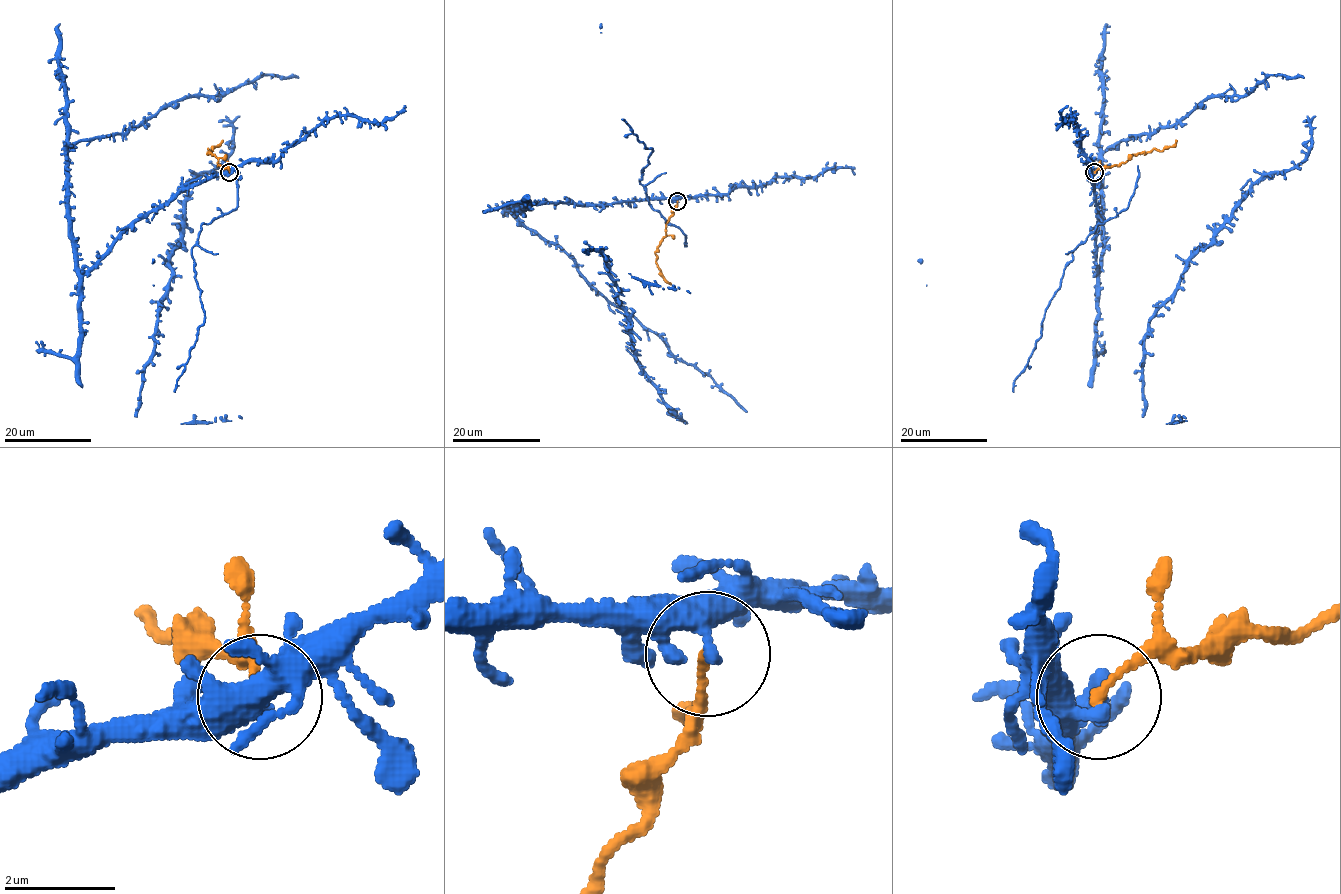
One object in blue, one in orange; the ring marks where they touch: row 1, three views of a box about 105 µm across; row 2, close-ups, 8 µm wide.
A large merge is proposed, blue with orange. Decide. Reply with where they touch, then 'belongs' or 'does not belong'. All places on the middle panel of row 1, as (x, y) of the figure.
(677, 201) | does not belong

